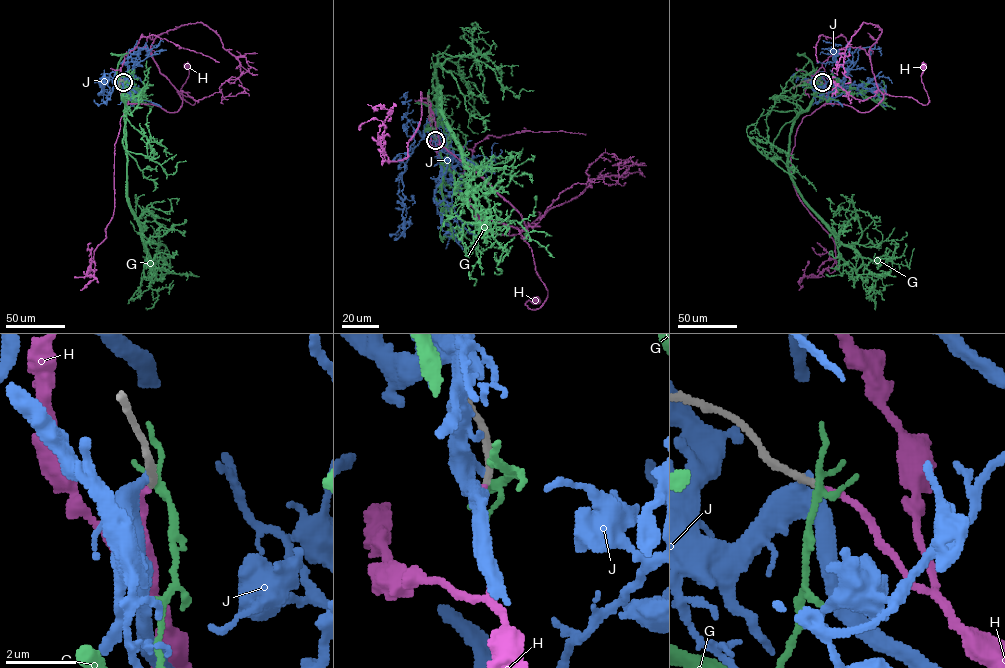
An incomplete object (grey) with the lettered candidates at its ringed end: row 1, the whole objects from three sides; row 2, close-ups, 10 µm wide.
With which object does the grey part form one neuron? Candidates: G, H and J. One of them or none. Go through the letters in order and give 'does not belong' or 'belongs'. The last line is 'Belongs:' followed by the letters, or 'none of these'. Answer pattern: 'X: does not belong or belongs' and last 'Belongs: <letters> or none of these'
G: does not belong
H: belongs
J: does not belong
Belongs: H

